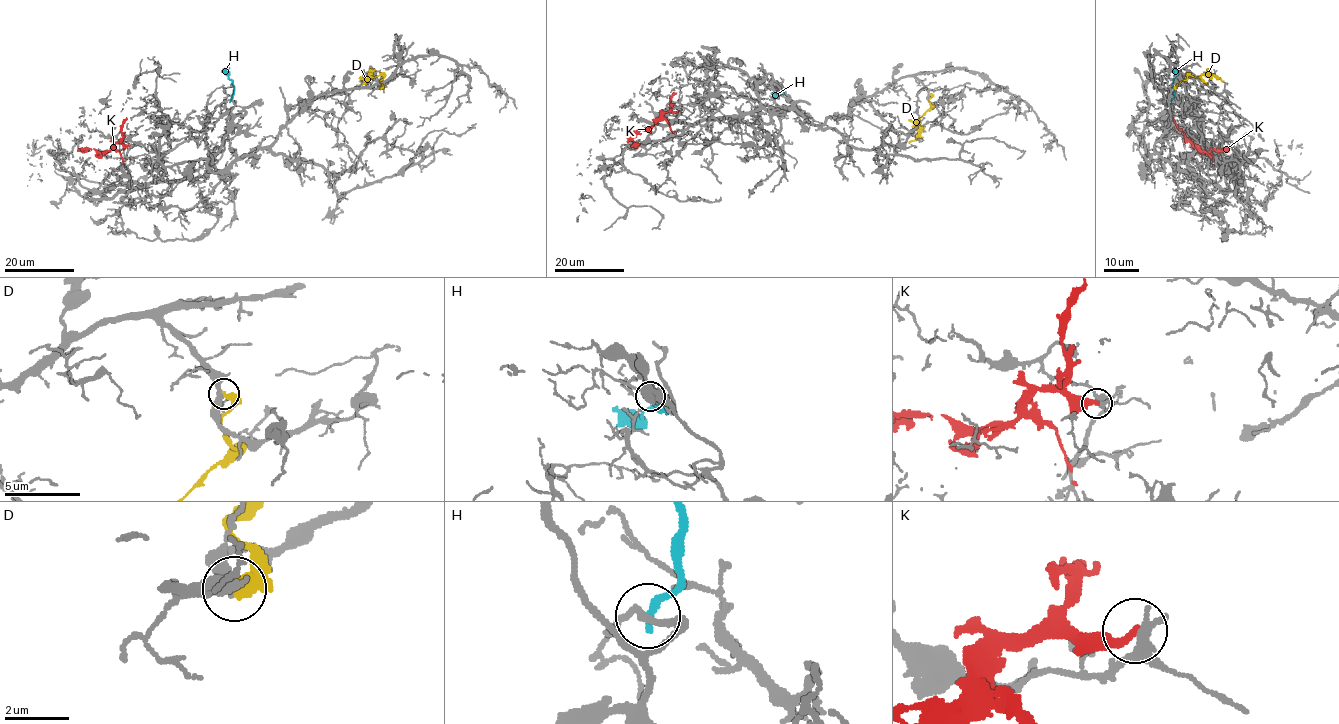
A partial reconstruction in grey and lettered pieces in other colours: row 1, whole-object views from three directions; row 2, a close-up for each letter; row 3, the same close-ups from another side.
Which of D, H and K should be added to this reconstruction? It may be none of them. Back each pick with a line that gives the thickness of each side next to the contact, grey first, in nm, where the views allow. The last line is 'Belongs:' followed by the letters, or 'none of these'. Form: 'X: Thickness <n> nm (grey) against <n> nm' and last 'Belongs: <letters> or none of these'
Belongs: none of these

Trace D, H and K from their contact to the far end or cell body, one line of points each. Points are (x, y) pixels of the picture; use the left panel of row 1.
D: (380, 88), (381, 76), (370, 75), (359, 81)
H: (230, 100), (234, 90), (227, 75), (229, 67)
K: (129, 146), (117, 143), (110, 150), (99, 152), (90, 148), (83, 152), (88, 150)

